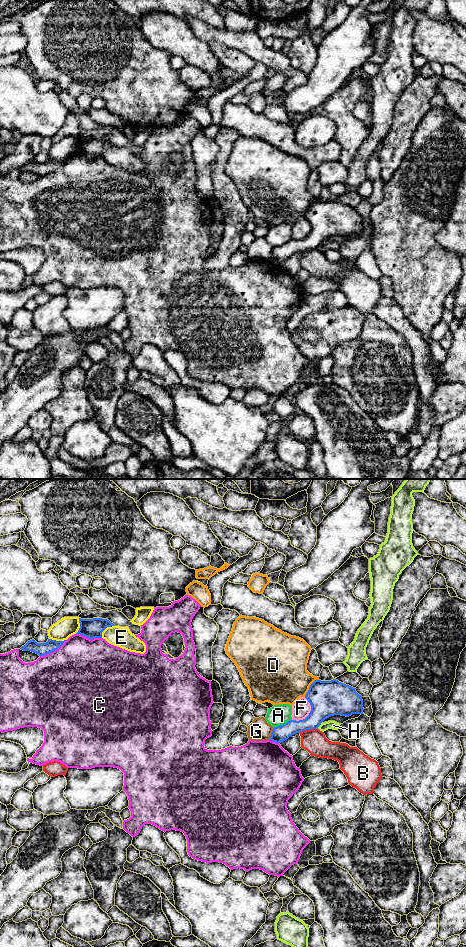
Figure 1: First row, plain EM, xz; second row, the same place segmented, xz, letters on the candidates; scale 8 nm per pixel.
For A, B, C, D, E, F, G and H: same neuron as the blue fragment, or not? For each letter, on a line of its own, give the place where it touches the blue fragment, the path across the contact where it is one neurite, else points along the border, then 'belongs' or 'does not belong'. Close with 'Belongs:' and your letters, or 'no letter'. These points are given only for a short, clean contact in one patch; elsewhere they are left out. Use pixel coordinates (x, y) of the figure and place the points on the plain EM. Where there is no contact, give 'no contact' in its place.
A: contact xz (283, 244); does not belong
B: contact xz (308, 249); does not belong
C: contact xz (53, 170); does not belong
D: contact xz (309, 207); does not belong
E: contact xz (105, 148); does not belong
F: contact xz (309, 234); does not belong
G: contact xz (271, 254); does not belong
H: contact xz (319, 245); does not belong
Belongs: no letter

